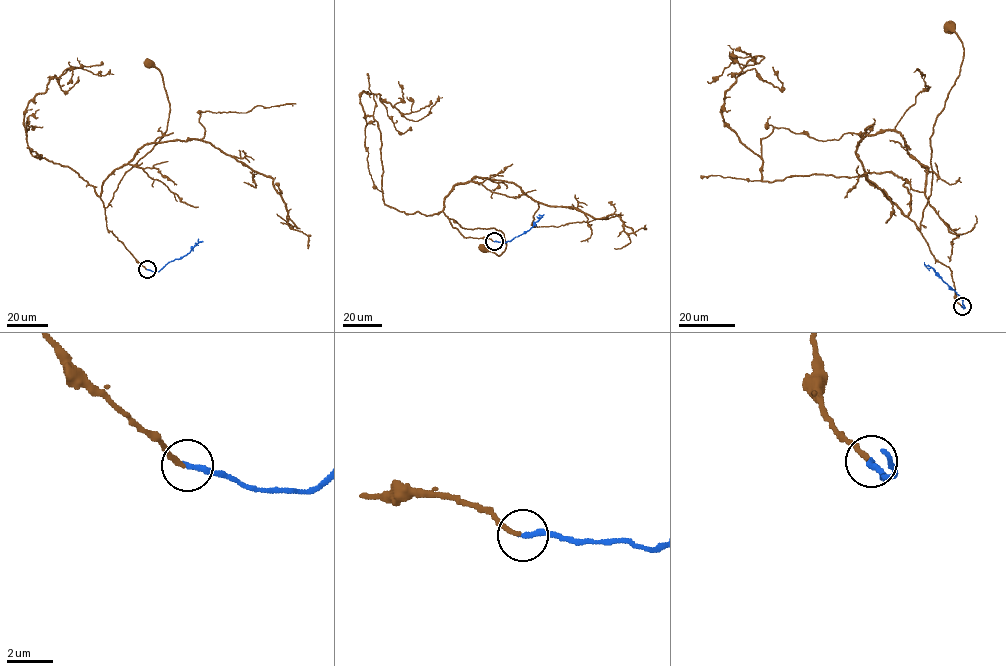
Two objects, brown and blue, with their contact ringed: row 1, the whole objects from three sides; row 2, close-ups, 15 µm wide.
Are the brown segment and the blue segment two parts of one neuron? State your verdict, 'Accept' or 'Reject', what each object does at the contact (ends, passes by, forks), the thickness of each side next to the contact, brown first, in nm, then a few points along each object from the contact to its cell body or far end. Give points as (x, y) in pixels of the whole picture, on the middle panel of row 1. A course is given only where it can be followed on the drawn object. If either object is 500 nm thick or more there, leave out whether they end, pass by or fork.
Accept. At the ring brown ends. At the ring blue ends. Thickness 200 nm (brown) against 240 nm. Course of brown: (493, 241), (465, 237), (449, 219), (461, 227), (495, 228), (504, 234), (505, 249), (499, 256), (481, 247). Course of blue: (494, 241), (506, 242), (525, 233), (542, 216), (539, 214)

